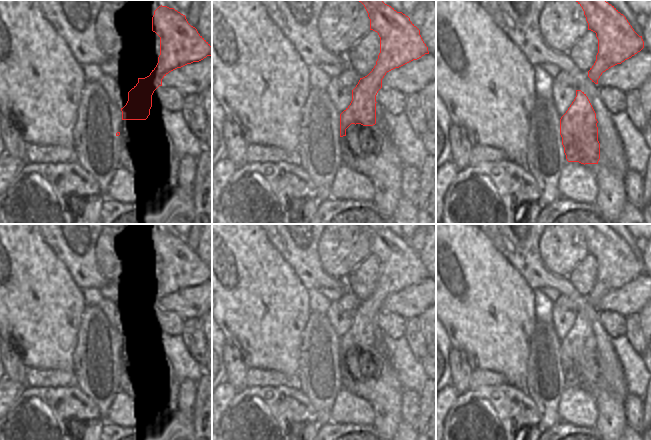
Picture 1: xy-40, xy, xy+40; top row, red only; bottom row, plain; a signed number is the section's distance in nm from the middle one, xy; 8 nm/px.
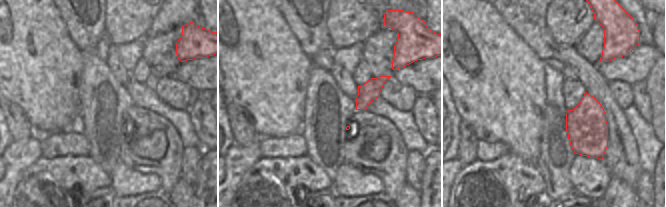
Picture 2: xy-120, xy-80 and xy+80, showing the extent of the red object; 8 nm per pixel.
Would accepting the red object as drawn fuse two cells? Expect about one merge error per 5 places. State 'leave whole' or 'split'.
leave whole

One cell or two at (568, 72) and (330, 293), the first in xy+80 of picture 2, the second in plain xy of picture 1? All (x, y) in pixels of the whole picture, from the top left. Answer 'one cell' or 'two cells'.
two cells

